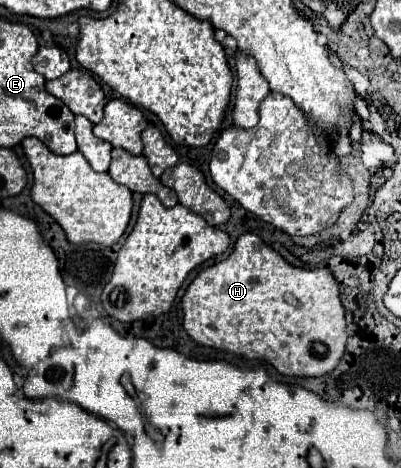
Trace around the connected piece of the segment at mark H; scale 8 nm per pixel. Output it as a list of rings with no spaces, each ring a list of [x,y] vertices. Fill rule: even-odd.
[[[253,232],[241,234],[225,260],[197,274],[185,290],[181,306],[185,314],[183,328],[197,344],[269,362],[285,376],[325,376],[337,368],[345,352],[345,308],[333,274],[327,268],[305,270],[291,266]]]

